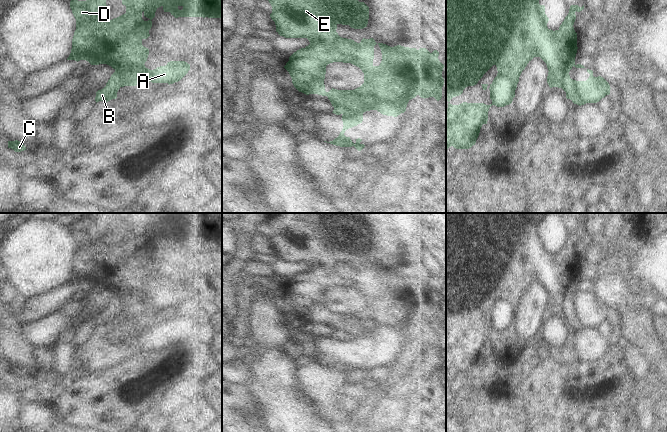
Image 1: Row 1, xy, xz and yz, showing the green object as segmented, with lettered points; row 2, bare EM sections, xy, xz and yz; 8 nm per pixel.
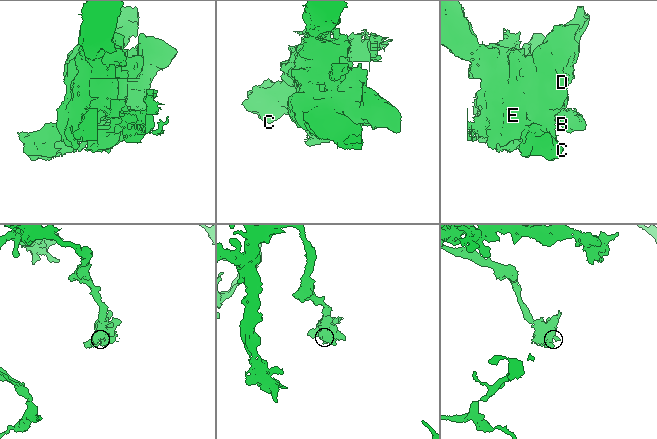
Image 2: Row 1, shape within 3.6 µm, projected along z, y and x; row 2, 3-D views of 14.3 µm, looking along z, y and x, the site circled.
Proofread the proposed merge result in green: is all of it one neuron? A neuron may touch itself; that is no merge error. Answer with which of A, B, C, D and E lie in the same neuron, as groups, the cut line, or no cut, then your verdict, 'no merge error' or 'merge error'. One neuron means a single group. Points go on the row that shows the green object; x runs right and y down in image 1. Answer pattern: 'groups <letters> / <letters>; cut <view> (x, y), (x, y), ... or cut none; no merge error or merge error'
groups A C D E / B; cut xz (362, 112), (343, 115); merge error

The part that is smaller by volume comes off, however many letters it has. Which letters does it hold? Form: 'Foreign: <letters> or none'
Foreign: B

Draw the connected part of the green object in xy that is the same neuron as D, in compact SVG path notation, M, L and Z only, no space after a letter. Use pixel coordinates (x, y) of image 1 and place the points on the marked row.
M71 0L70 8L76 19L76 30L72 39L72 49L67 60L86 60L91 65L107 64L111 66L115 72L116 83L119 87L136 86L152 83L168 83L173 84L180 81L190 70L190 64L185 61L170 61L165 66L157 67L150 70L145 67L149 55L149 49L142 45L142 40L147 39L152 27L152 19L159 7L163 7L164 12L170 12L175 18L178 17L208 17L222 18L222 0L122 0L122 4L126 6L126 13L109 21L105 21L101 15L103 9L107 9L106 0Z

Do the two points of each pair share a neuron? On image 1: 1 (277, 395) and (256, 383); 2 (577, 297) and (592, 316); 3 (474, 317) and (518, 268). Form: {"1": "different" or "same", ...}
{"1": "same", "2": "same", "3": "different"}

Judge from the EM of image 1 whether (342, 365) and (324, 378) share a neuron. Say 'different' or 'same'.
different

